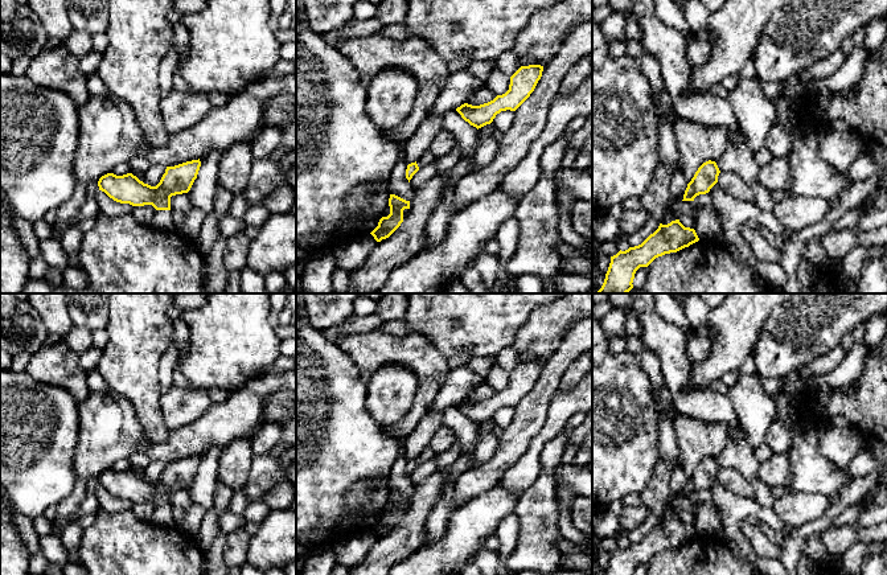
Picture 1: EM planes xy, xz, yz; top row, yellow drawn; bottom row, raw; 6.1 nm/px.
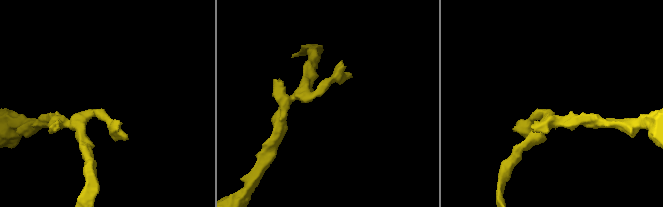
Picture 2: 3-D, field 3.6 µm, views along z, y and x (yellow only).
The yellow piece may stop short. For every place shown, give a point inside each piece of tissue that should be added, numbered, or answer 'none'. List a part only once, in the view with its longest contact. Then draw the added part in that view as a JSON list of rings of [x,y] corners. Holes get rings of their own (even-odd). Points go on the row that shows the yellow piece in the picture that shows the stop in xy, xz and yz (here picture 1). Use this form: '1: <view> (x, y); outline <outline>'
none

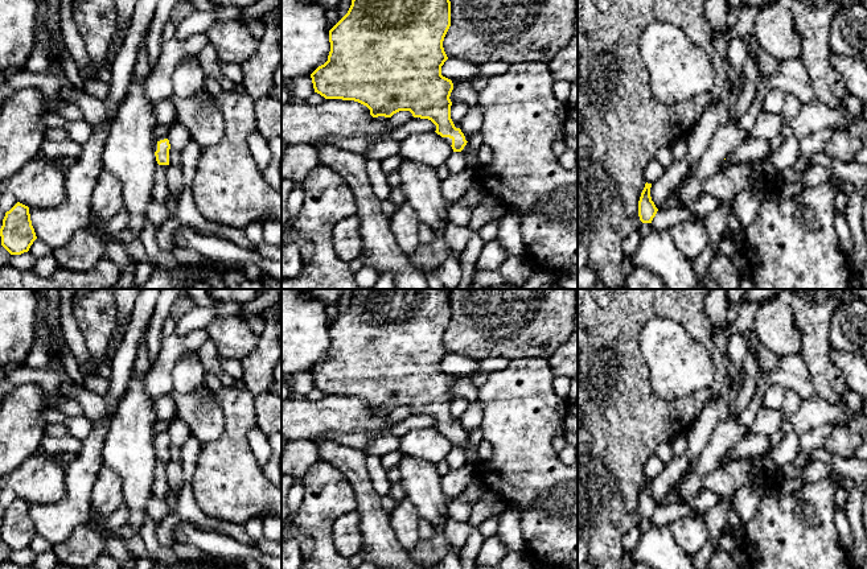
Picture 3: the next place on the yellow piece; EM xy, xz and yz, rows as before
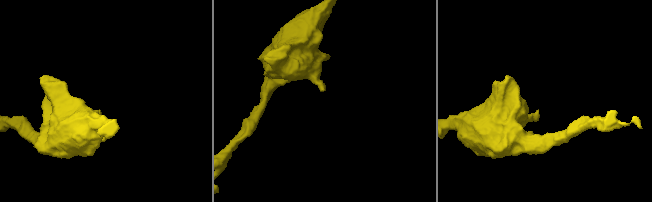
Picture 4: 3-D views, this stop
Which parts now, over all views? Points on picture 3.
none

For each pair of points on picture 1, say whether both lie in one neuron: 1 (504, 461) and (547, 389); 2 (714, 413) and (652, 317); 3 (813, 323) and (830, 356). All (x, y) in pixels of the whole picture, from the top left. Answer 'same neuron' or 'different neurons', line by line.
1: same neuron
2: same neuron
3: different neurons

